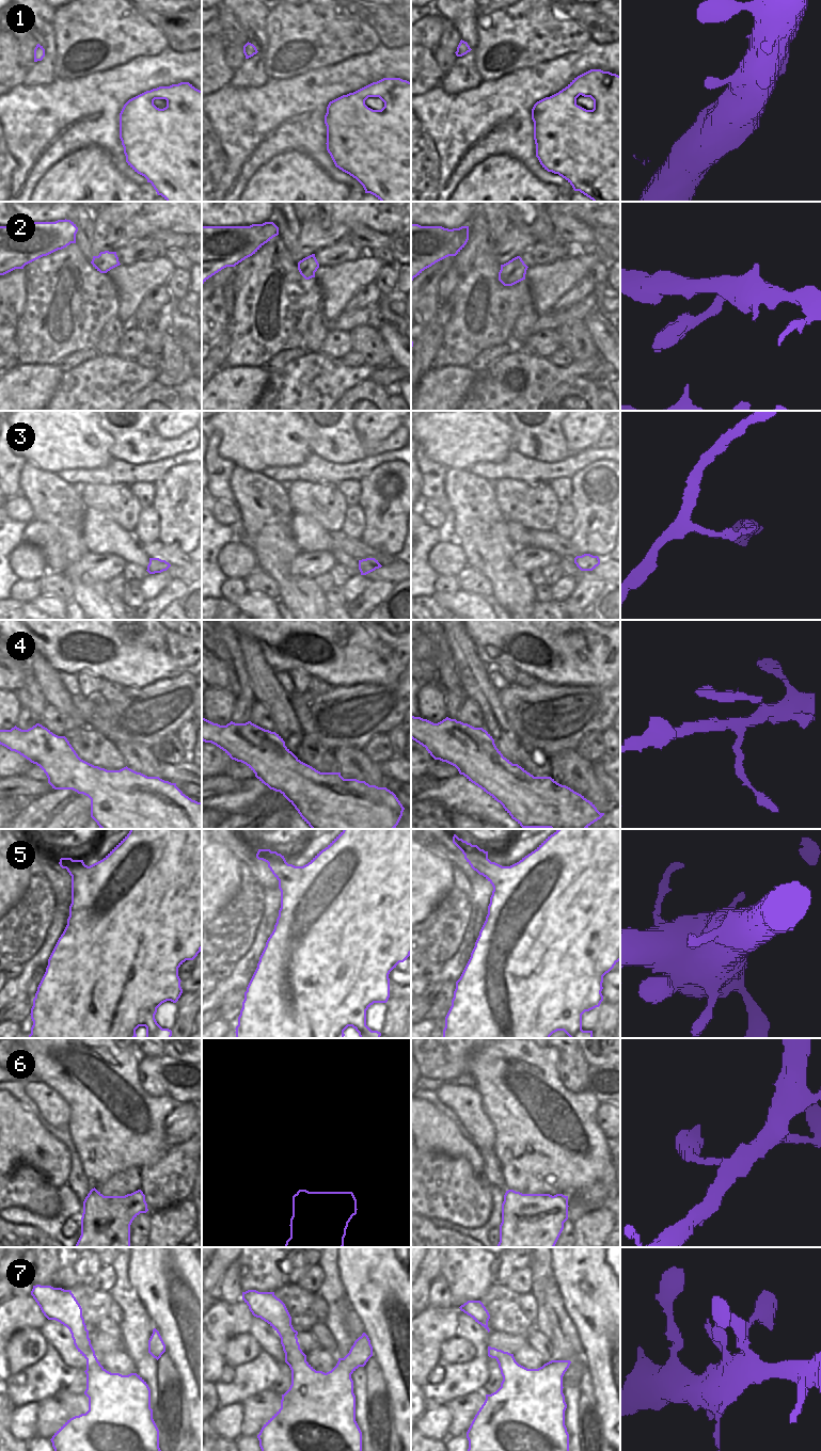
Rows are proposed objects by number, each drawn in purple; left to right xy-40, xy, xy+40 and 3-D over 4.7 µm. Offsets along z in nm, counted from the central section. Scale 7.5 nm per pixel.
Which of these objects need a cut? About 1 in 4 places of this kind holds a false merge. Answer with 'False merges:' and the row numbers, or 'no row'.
False merges: no row

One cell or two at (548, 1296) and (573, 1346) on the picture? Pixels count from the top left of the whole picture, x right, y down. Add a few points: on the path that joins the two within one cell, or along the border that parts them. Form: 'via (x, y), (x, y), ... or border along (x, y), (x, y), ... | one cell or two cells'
via (555, 1309), (564, 1334) | one cell

